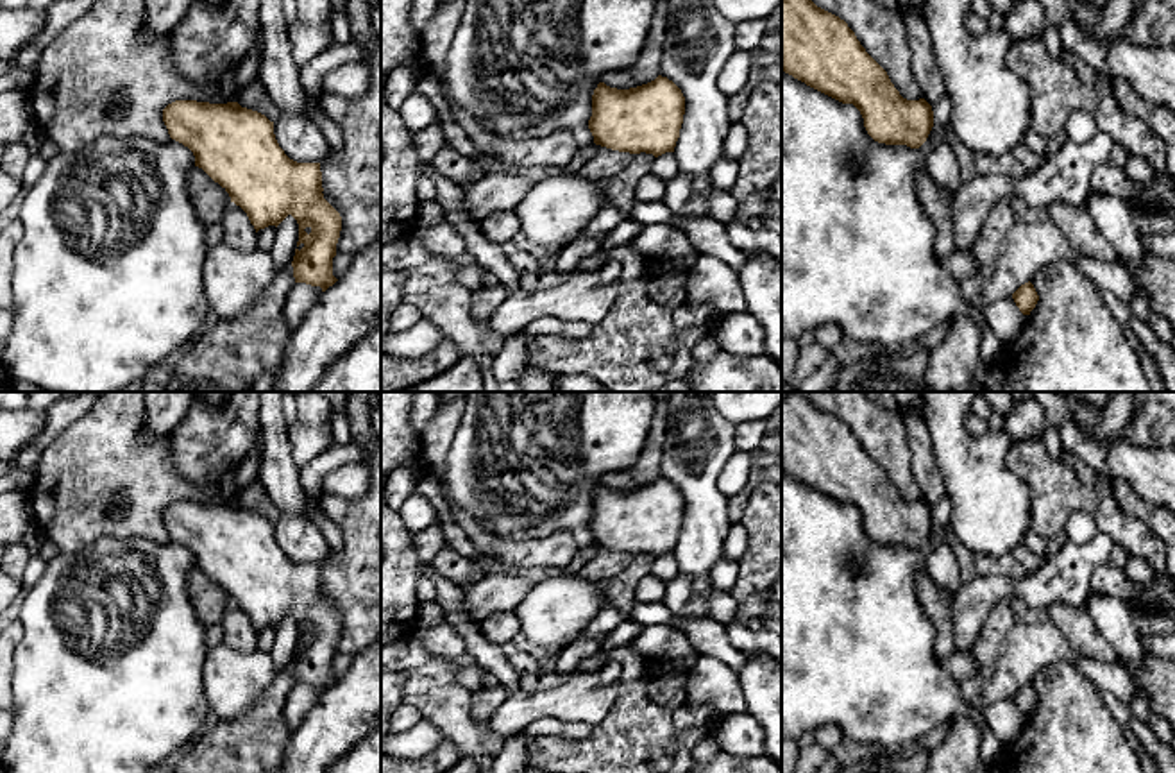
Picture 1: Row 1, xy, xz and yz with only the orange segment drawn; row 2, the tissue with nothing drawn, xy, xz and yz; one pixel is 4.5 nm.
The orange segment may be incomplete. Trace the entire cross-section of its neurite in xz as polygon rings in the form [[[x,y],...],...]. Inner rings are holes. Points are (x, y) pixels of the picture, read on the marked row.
[[[667,77],[617,89],[599,82],[592,95],[588,129],[594,143],[630,154],[674,152],[685,115],[685,97]]]

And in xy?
[[[175,100],[163,109],[172,140],[188,147],[202,168],[240,206],[256,233],[288,215],[299,224],[292,261],[295,283],[325,292],[338,279],[333,258],[340,213],[324,199],[320,163],[297,163],[279,147],[274,122],[238,102]]]

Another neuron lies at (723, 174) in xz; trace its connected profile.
[[[721,156],[710,170],[710,179],[717,190],[730,191],[730,188],[737,181],[737,174],[739,174],[739,161],[731,161]]]

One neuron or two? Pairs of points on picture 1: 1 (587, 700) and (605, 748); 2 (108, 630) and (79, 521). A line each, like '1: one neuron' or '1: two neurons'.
1: two neurons
2: two neurons

